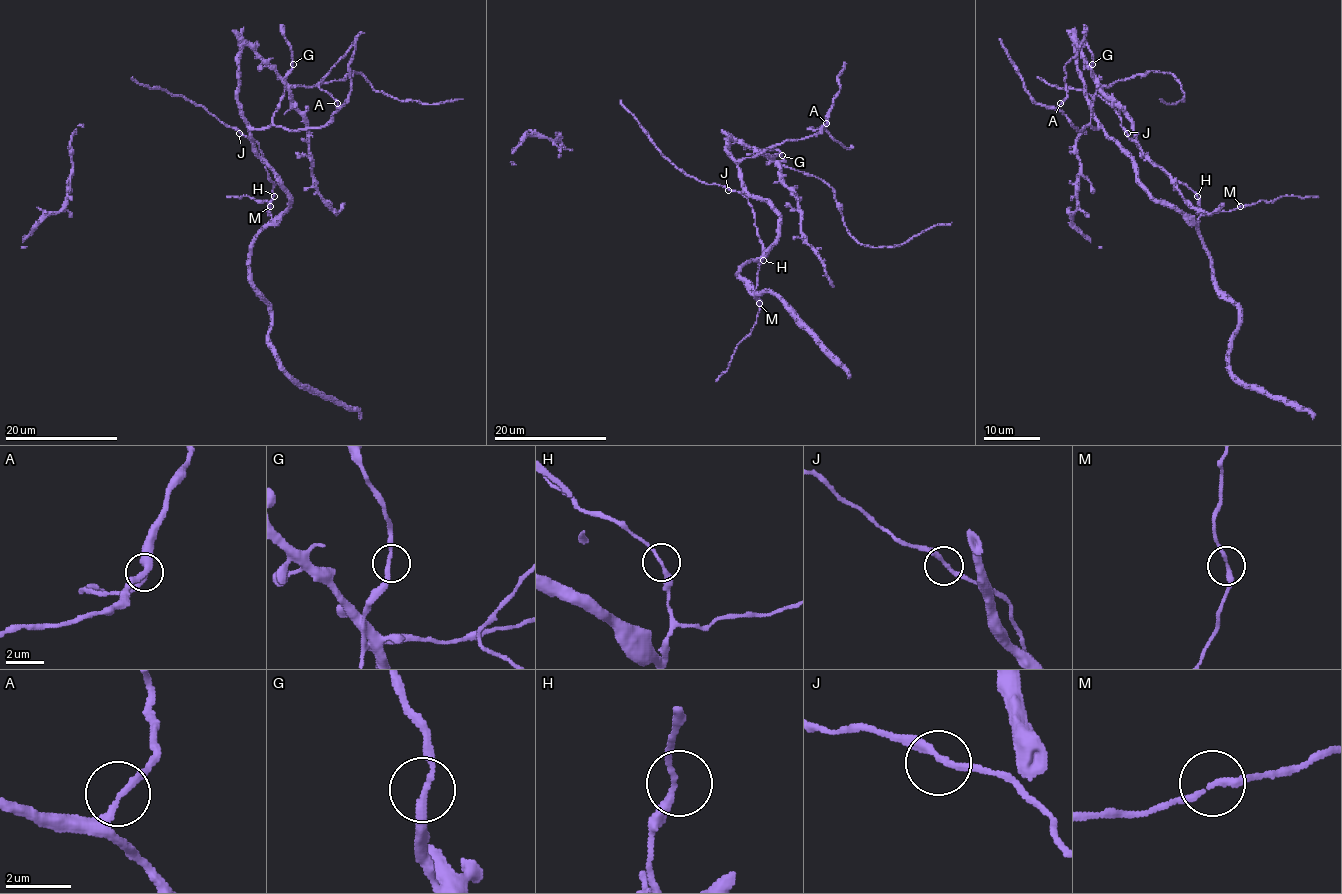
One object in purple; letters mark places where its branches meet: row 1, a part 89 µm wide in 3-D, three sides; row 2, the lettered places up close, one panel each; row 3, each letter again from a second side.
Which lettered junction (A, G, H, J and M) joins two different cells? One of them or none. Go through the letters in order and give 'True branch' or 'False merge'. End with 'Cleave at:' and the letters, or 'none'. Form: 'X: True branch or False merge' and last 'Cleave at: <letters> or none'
A: True branch
G: True branch
H: True branch
J: True branch
M: True branch
Cleave at: none

